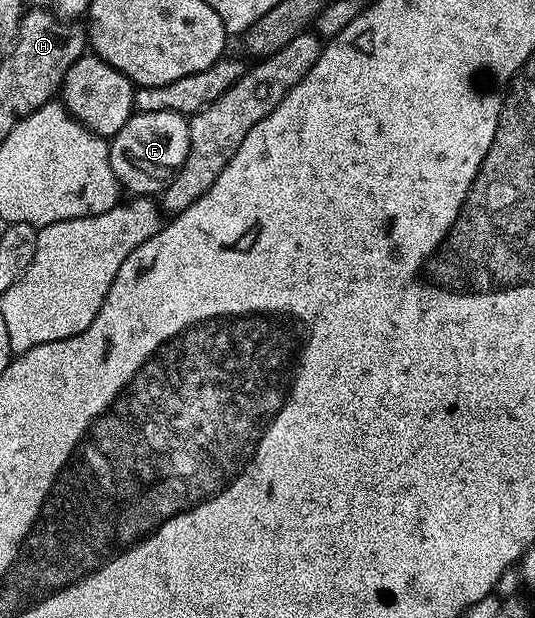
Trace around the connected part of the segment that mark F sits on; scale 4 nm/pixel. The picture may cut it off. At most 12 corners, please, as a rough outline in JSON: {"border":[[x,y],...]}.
{"border":[[137,112],[109,139],[134,196],[165,190],[188,156],[190,123]]}

